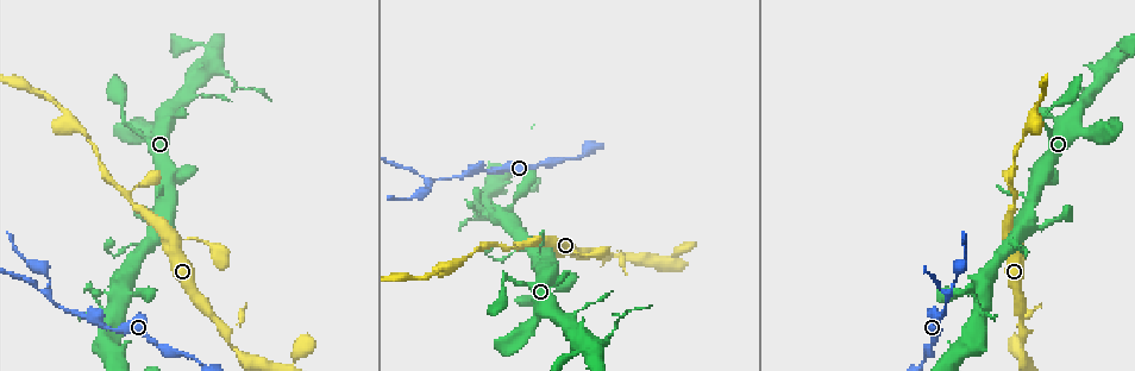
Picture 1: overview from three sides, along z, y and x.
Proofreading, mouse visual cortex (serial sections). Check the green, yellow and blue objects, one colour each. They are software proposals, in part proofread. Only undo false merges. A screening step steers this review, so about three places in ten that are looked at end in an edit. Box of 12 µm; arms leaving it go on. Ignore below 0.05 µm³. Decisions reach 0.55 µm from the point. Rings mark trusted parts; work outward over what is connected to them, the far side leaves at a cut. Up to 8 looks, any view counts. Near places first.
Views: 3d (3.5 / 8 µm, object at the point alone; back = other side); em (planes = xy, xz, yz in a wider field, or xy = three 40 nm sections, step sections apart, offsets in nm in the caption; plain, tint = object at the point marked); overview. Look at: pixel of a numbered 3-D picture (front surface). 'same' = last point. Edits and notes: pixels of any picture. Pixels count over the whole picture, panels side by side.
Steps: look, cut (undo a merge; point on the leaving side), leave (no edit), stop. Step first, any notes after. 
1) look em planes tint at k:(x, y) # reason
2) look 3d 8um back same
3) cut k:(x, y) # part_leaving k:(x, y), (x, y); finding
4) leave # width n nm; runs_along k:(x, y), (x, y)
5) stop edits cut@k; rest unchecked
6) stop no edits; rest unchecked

look 3d 3.5um at 1:(1015, 194)

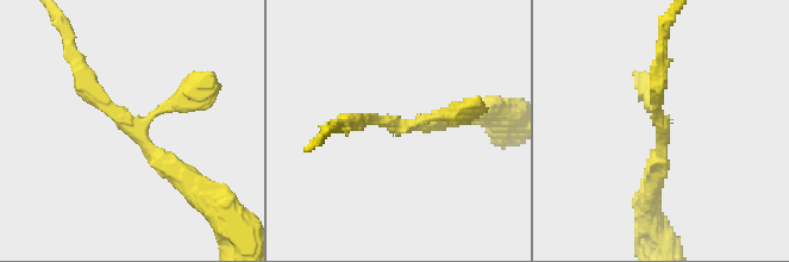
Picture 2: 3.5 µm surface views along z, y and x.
look em xy step 3 tint at 2:(136, 132) # arms 3; arm_widths 200, 200, 250 nm

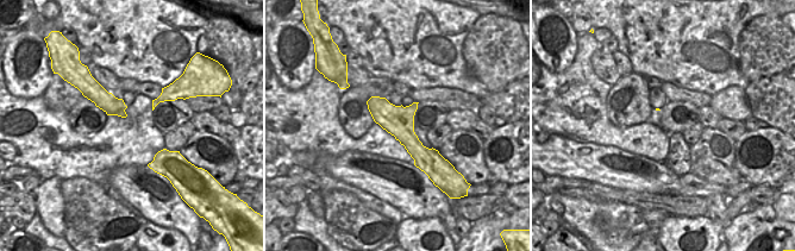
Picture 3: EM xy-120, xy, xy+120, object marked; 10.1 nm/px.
leave # runs_along 2:(195, 189), (104, 103), (82, 73); one cell here

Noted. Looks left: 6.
look 3d 3.5um at 1:(570, 251) # abrupt turn

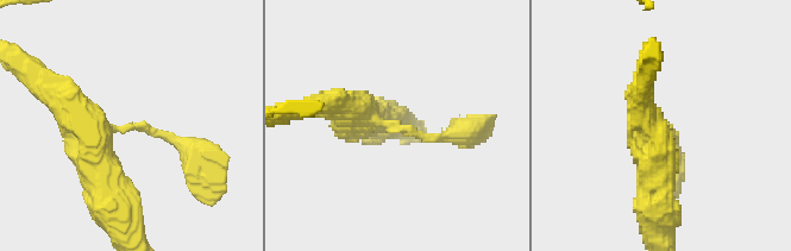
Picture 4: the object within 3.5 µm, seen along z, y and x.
look em xy step 2 plain at 4:(401, 131) # arm_widths 200, 450 nm; shape alone is not enough

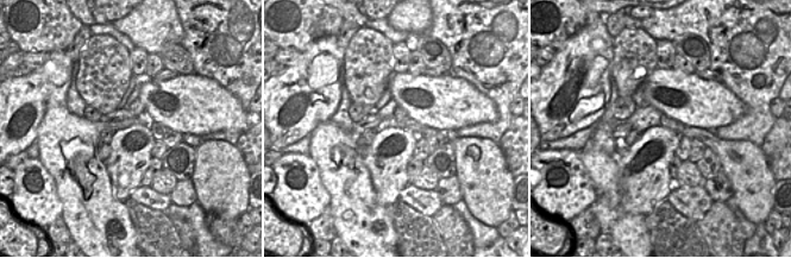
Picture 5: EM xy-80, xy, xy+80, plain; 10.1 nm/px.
look em xy step 2 tint same

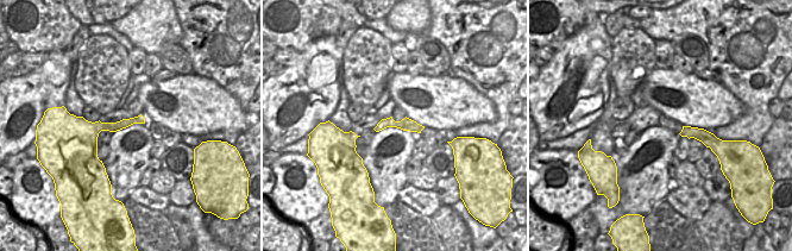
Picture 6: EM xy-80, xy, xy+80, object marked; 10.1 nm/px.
leave # one cell here

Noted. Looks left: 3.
look 3d 3.5um back at 1:(947, 296) # three-way junction

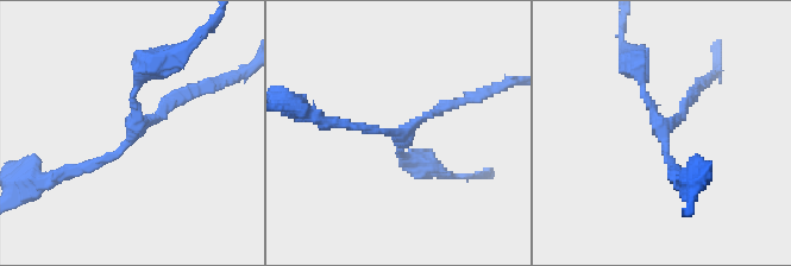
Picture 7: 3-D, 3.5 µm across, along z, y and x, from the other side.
look em xy step 3 tint at 7:(397, 135) # arms 3; arm_widths 150, 150, 150 nm; now the EM

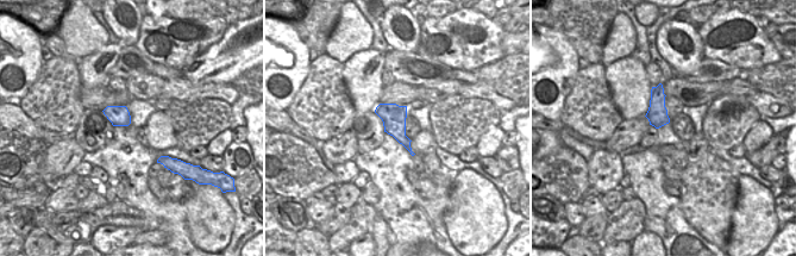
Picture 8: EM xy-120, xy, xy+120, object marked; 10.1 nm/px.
look em xy step 5 tint same # another direction

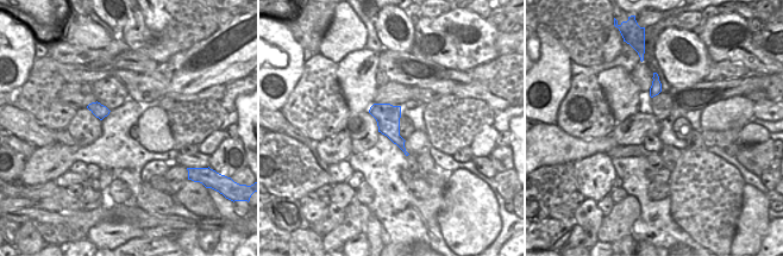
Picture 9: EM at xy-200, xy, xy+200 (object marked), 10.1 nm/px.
leave # runs_along 7:(74, 171), (125, 146), (132, 95), (154, 62); one cell here

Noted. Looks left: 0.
stop no edits; rest unchecked

